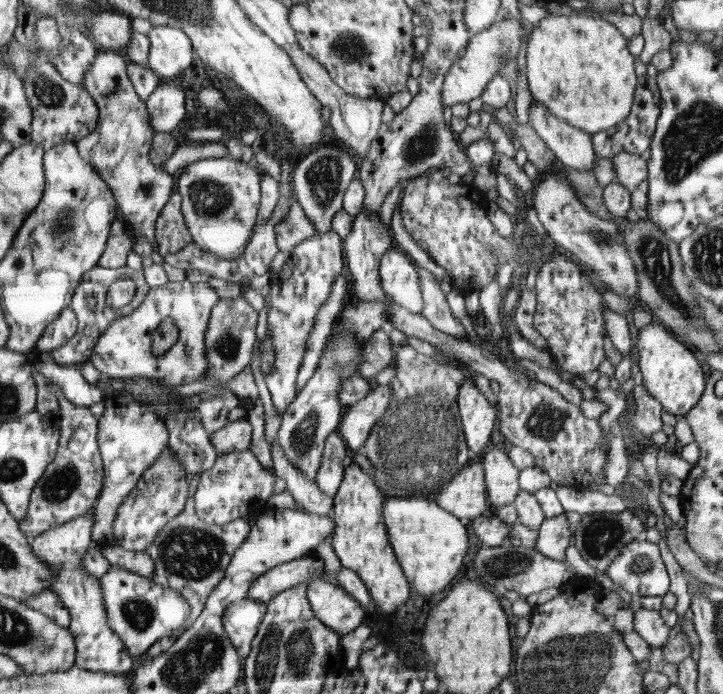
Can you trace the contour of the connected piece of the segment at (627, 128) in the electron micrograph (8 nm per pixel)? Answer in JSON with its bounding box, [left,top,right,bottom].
[592,74,661,159]

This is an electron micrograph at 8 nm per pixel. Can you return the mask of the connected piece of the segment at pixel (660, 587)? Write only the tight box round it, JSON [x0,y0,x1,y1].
[605,540,670,597]

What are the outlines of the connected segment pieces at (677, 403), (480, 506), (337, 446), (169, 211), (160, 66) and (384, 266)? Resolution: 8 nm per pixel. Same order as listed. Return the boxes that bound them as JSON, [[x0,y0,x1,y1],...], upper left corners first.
[[639,320,707,417],[436,460,488,520],[316,434,348,498],[155,192,193,257],[146,27,192,81],[379,245,424,314]]

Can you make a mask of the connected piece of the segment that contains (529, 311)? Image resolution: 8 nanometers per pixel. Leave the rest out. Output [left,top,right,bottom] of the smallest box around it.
[513,286,547,350]

